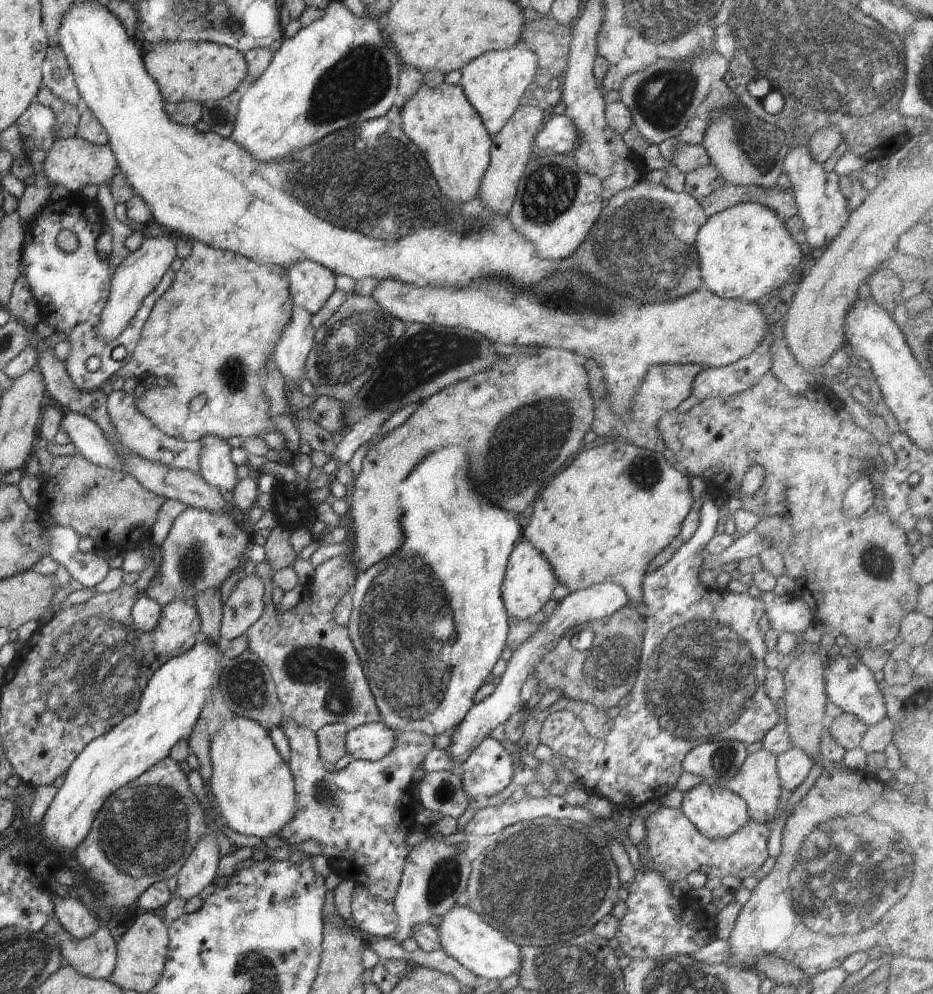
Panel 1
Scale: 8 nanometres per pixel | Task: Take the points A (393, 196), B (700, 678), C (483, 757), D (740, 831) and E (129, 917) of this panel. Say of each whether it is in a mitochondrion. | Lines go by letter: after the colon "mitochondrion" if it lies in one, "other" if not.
A: mitochondrion
B: mitochondrion
C: other
D: other
E: other

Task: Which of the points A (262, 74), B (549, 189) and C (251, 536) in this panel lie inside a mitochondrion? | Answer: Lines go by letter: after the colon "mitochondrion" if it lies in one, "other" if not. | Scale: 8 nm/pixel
A: other
B: mitochondrion
C: other

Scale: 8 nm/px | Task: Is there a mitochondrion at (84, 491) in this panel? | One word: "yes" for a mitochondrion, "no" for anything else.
yes

